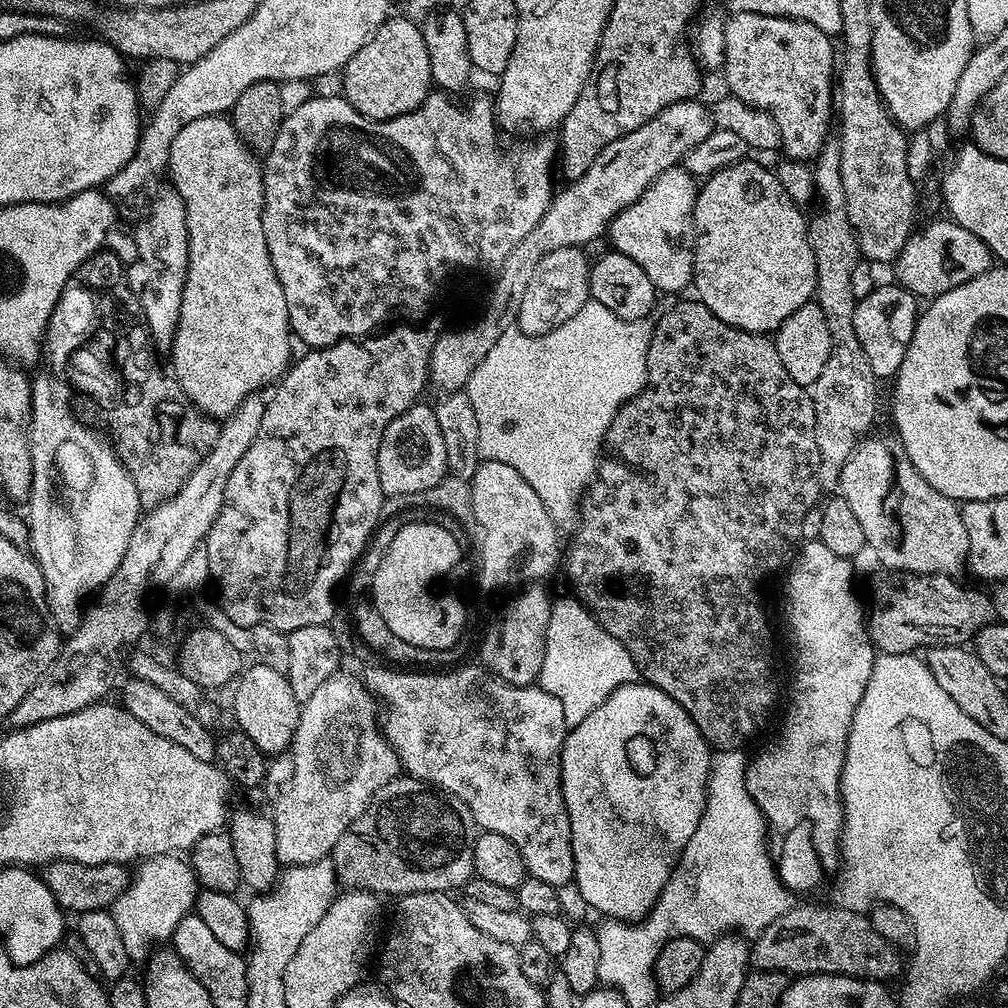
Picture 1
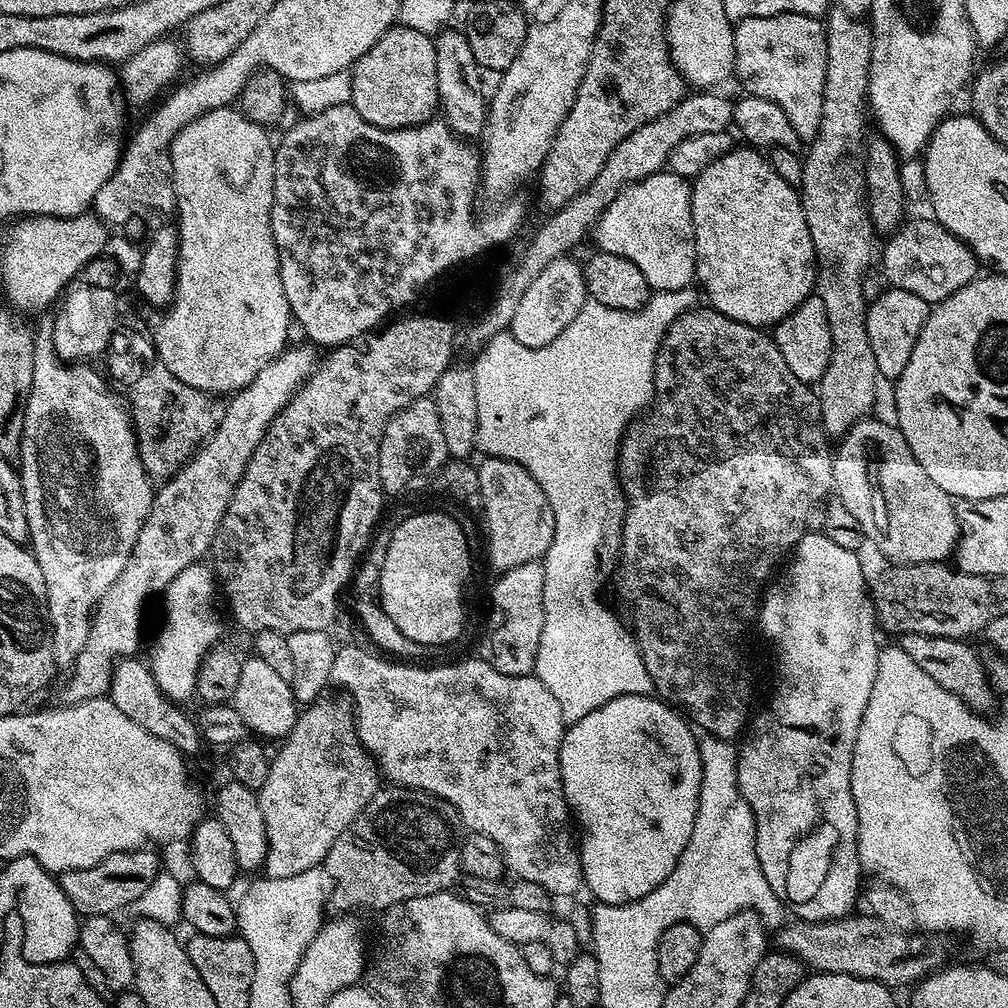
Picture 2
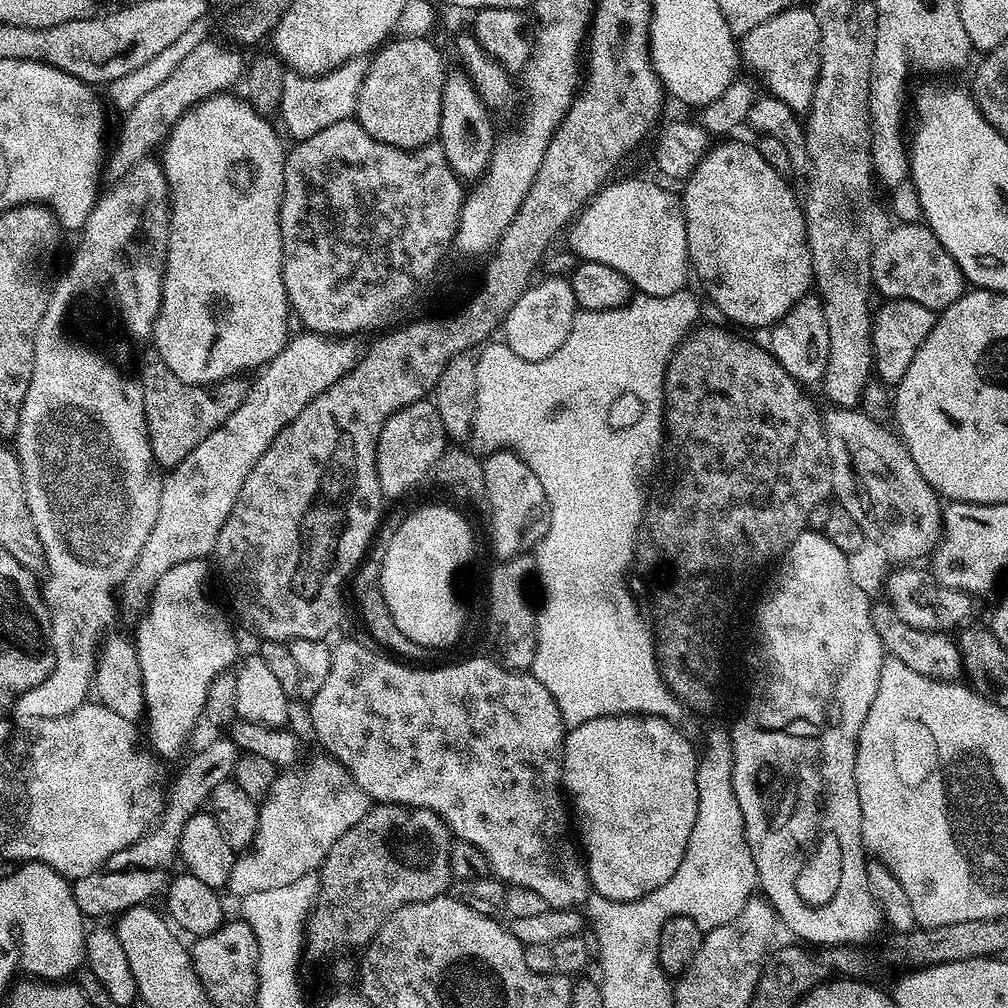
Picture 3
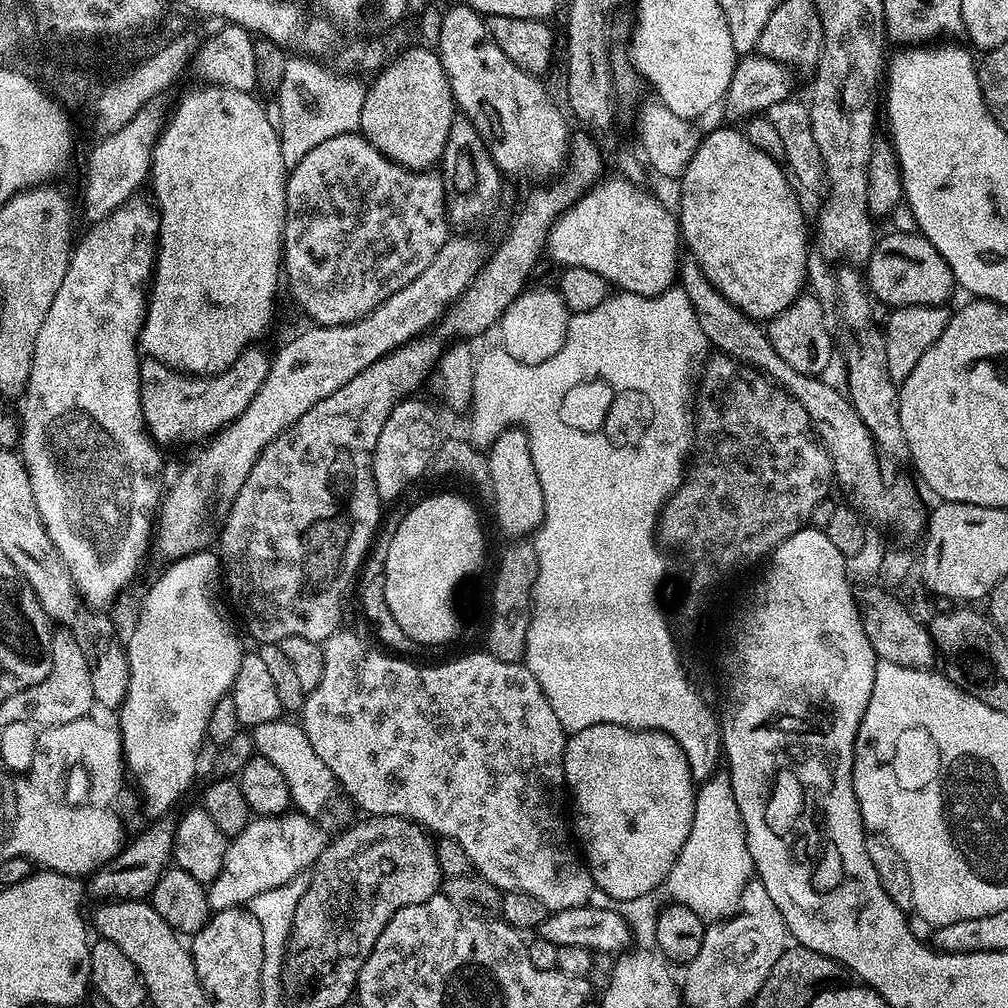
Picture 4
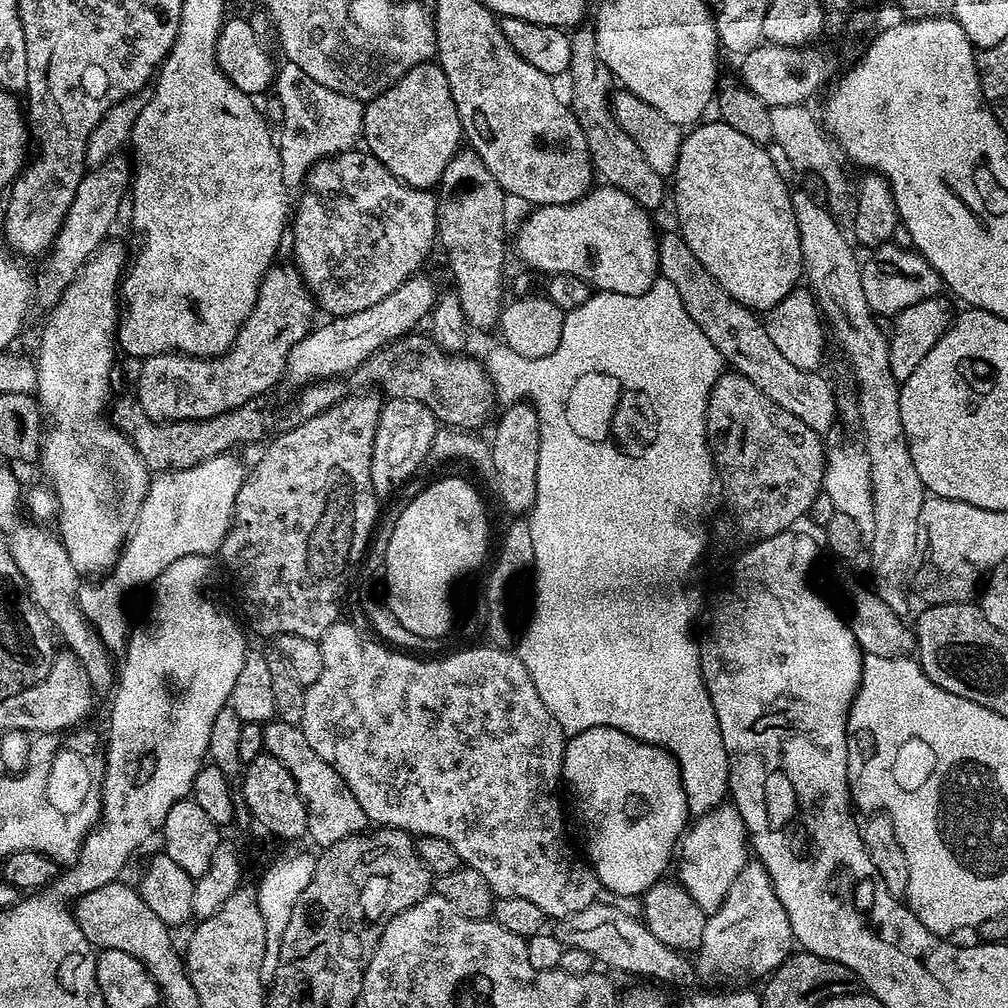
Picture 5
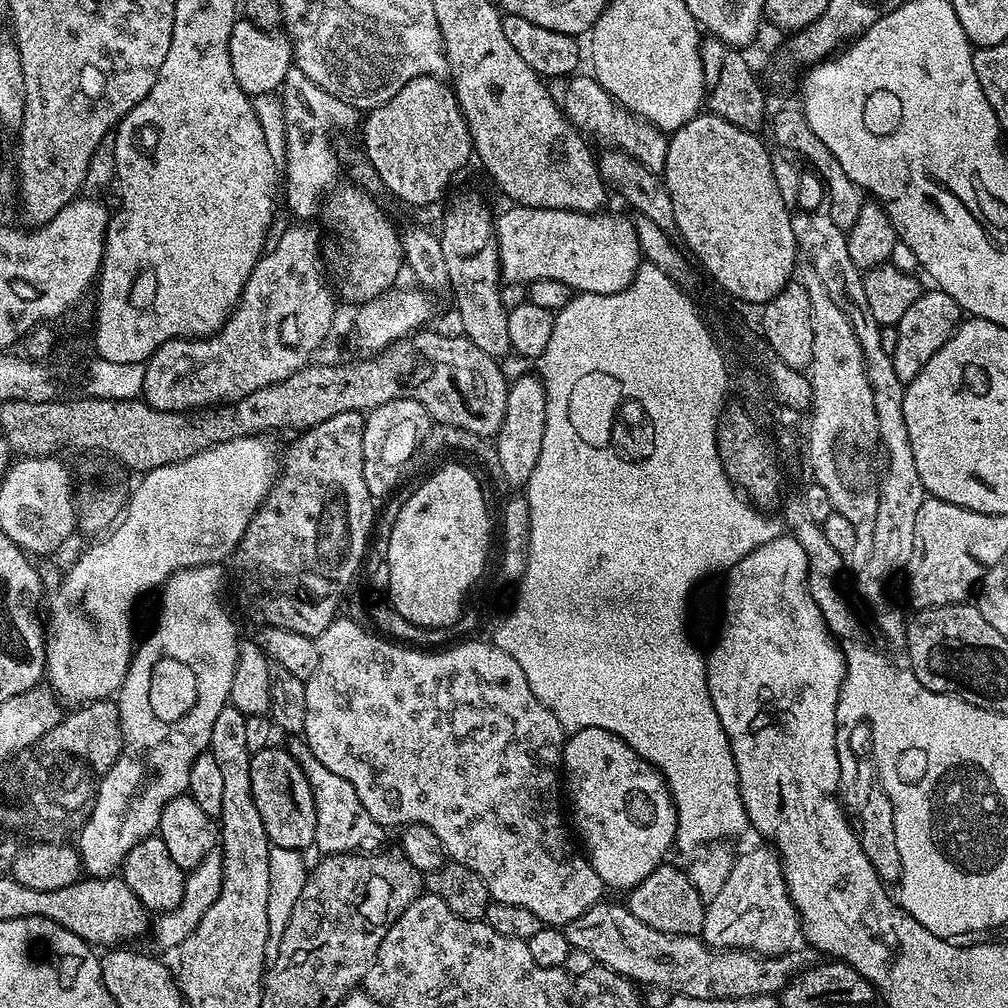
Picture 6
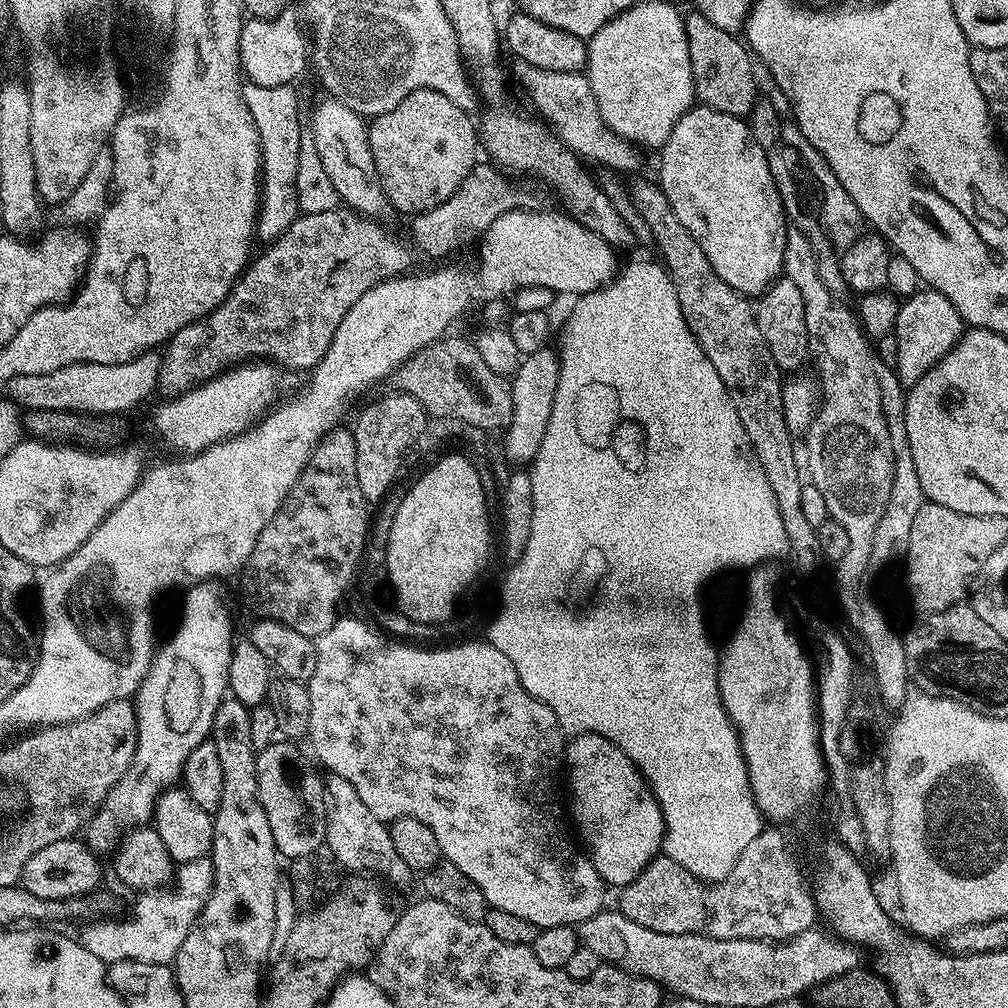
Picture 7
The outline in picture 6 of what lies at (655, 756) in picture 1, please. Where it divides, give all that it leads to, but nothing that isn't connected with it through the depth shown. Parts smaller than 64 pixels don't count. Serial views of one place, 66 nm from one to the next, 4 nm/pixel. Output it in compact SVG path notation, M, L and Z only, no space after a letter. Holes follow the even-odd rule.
M583 728L571 733L564 741L562 776L566 781L566 792L572 795L570 820L584 835L583 851L592 869L602 878L609 889L630 890L646 878L658 865L665 863L668 851L676 843L676 807L664 775L650 762L646 762L622 738L601 728Z

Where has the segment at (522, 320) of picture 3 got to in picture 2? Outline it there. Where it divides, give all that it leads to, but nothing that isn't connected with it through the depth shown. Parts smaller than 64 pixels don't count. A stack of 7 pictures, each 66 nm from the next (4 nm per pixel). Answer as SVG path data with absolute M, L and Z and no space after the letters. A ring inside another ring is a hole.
M572 258L550 262L546 270L542 270L538 278L530 282L530 290L526 290L522 296L510 327L512 336L530 350L554 342L554 338L558 338L558 334L562 334L562 330L566 330L566 326L574 322L587 296L588 287L584 284L584 269L579 263L576 265Z

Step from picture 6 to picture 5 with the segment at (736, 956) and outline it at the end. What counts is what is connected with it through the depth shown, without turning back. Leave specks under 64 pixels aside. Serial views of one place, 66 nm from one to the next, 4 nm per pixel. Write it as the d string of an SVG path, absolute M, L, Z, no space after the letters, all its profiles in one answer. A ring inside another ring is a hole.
M615 903L591 904L586 906L586 910L578 910L578 914L564 916L555 921L554 935L565 948L586 950L586 954L590 954L597 965L605 964L600 965L605 969L617 968L632 976L649 976L664 984L680 984L694 973L693 961L685 953L666 946L666 942L658 942L643 919L622 911Z

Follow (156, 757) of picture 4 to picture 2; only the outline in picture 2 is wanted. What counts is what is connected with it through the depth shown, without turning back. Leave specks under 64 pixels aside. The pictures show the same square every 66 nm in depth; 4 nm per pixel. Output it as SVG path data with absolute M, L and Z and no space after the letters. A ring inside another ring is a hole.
M197 562L182 570L182 574L171 580L162 593L165 624L156 636L150 667L154 682L173 702L193 699L196 680L200 677L200 663L221 643L220 635L224 628L220 625L220 616L216 613L215 606L212 605L212 595L217 595L217 592L211 567L207 563Z

